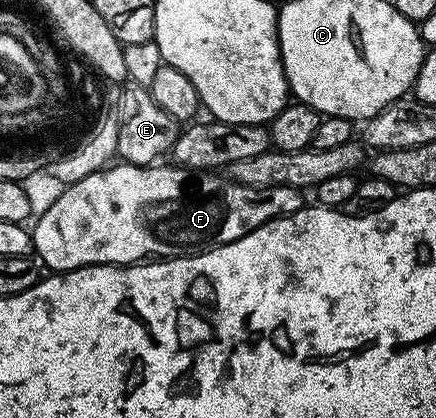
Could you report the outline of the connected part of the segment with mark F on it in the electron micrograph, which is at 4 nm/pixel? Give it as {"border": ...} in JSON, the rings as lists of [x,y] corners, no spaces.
{"border":[[[111,164],[105,170],[97,170],[92,176],[84,176],[84,180],[69,183],[63,189],[66,191],[32,226],[32,250],[37,261],[45,269],[47,266],[47,271],[61,272],[81,266],[129,266],[143,260],[185,258],[191,254],[201,254],[212,246],[240,240],[240,236],[260,228],[271,218],[295,214],[304,206],[303,191],[291,186],[248,188],[230,181],[226,176],[217,178],[219,175],[214,172],[202,172],[195,176],[177,164],[162,165]]]}

